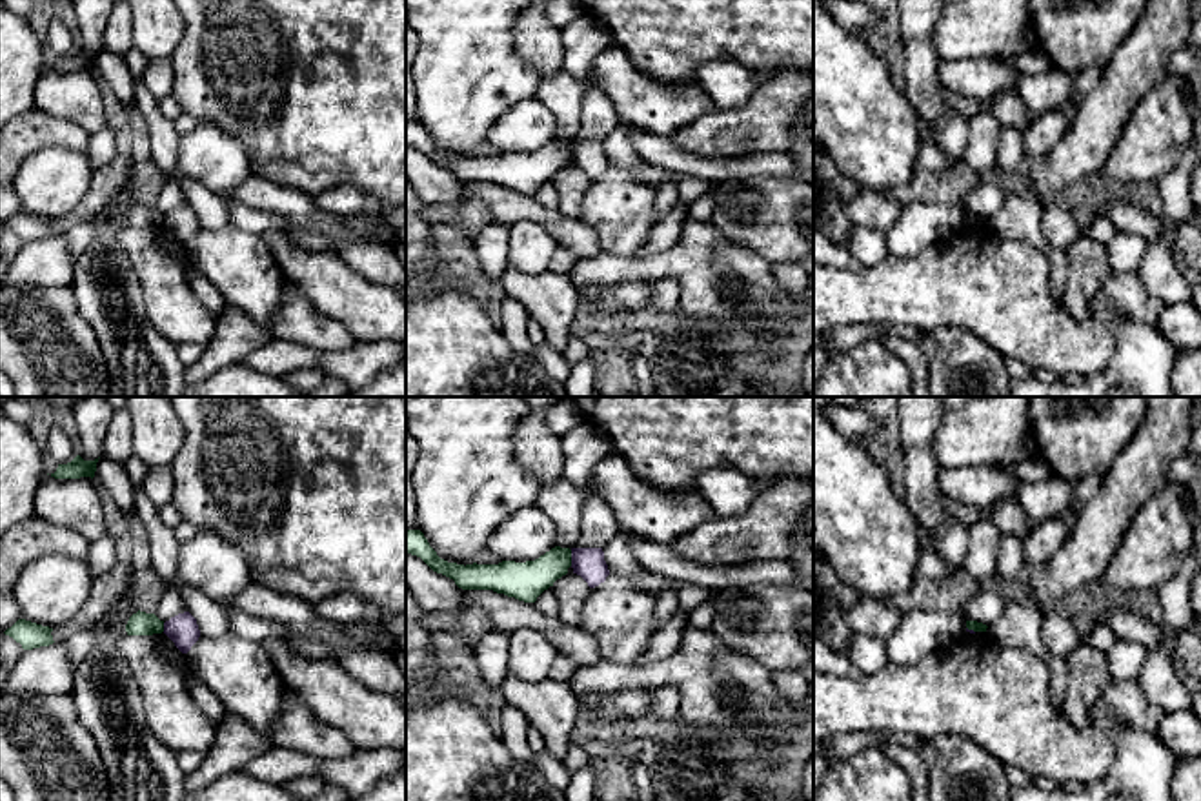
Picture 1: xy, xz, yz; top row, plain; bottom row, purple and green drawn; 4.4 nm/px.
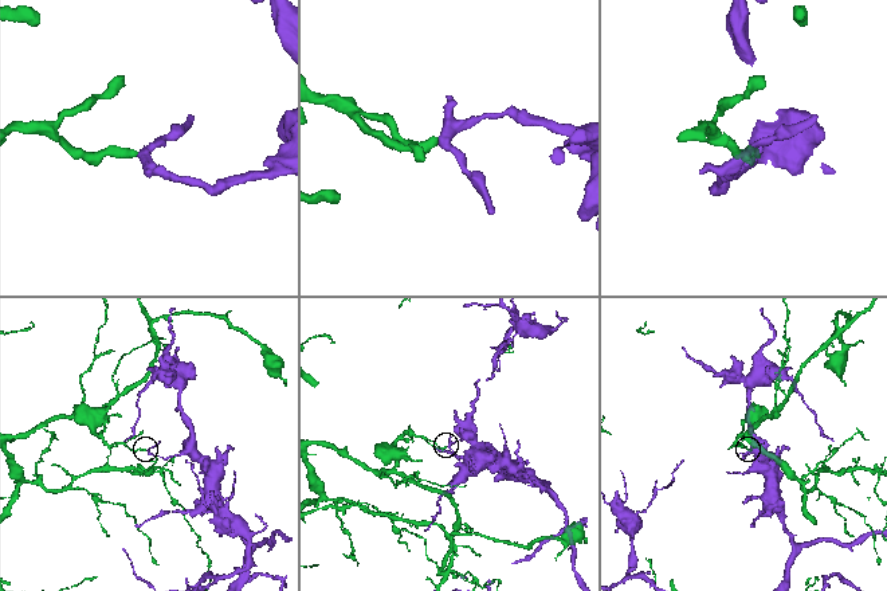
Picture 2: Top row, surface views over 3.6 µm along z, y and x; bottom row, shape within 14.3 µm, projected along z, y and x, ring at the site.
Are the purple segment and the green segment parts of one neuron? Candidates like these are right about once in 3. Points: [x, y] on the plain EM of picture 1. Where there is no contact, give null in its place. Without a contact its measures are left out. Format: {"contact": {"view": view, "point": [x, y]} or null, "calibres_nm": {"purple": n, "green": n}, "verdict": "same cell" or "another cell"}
{"contact": {"view": "xz", "point": [572, 150]}, "calibres_nm": {"purple": 140, "green": 170}, "verdict": "another cell"}

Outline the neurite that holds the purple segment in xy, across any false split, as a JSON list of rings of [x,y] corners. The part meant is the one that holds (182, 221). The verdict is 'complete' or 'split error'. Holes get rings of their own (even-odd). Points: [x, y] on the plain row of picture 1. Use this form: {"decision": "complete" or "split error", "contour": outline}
{"decision": "complete", "contour": [[[189,204],[178,206],[166,213],[164,226],[182,246],[187,246],[200,229],[197,211]]]}

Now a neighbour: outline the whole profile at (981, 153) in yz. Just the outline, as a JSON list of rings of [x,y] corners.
[[[988,111],[970,118],[970,135],[963,164],[975,169],[981,177],[997,166],[999,129],[997,118]]]

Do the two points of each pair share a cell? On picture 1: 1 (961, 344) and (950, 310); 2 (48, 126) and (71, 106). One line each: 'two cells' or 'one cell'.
1: two cells
2: two cells

